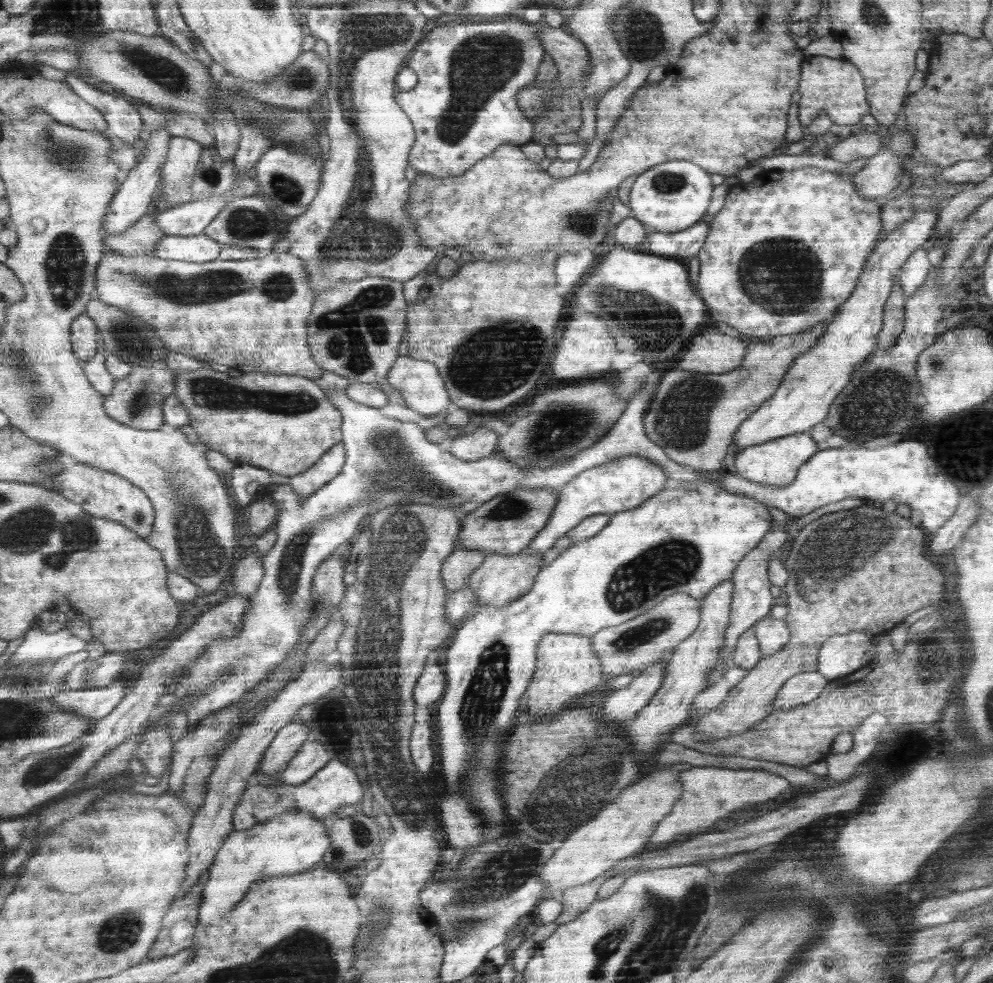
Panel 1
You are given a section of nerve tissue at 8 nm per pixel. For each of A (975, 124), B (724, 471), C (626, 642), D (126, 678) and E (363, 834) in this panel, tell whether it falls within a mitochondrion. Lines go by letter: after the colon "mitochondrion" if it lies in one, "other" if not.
A: mitochondrion
B: other
C: mitochondrion
D: other
E: mitochondrion

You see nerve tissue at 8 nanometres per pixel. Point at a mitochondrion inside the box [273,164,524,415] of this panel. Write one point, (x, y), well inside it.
(354, 334)

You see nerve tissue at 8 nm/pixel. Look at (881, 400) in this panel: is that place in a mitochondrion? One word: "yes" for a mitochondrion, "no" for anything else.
yes

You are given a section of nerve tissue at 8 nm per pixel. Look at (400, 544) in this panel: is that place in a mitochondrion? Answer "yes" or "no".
yes

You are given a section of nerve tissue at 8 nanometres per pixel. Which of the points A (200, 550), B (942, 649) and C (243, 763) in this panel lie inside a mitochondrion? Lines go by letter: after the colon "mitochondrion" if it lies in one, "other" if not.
A: mitochondrion
B: mitochondrion
C: other

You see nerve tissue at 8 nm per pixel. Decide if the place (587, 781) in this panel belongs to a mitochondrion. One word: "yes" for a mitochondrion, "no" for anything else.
yes

